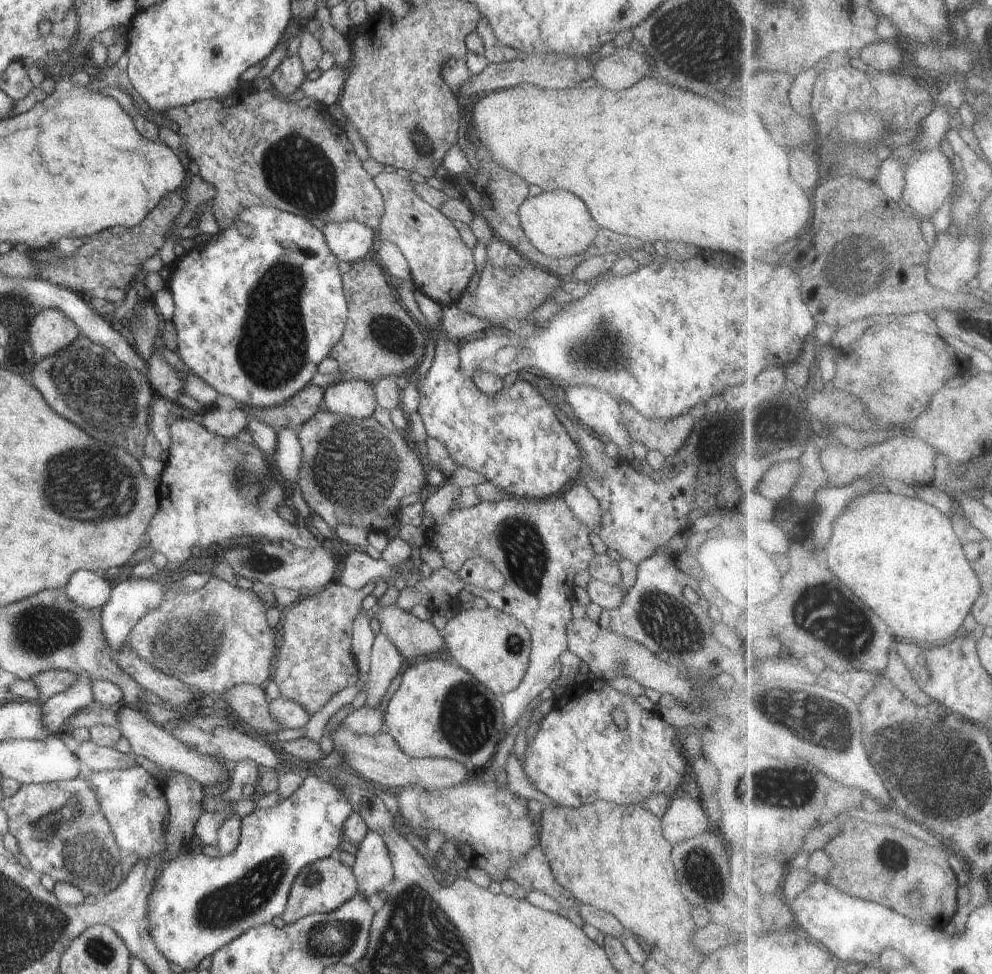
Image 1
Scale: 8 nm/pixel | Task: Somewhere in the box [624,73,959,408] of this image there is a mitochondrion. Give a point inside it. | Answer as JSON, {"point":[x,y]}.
{"point":[844,264]}

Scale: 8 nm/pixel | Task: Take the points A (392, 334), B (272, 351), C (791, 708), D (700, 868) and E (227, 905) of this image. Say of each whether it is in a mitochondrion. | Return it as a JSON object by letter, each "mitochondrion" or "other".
{"A":"mitochondrion","B":"mitochondrion","C":"mitochondrion","D":"mitochondrion","E":"mitochondrion"}

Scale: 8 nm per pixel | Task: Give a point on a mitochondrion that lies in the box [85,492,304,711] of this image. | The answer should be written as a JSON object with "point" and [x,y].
{"point":[193,646]}

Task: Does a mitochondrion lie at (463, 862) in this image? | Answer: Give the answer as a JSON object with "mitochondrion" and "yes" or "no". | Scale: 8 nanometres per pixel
{"mitochondrion":"no"}

